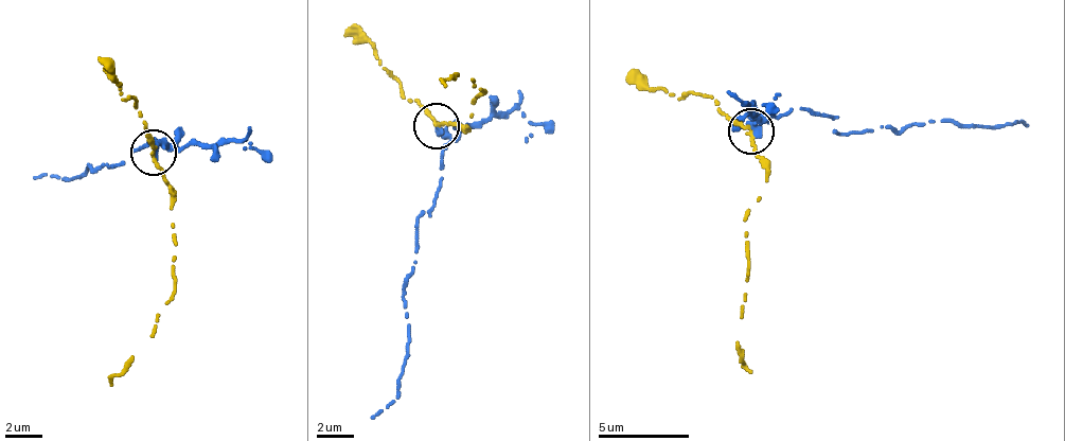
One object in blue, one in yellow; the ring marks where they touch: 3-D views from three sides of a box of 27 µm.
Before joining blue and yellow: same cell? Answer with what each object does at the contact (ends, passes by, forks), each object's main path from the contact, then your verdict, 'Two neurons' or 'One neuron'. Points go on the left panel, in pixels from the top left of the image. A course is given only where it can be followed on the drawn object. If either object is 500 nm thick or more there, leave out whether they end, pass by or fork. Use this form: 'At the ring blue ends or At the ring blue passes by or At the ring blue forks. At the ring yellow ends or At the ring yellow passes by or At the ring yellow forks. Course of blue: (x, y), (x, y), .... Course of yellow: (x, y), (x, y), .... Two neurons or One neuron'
At the ring blue ends. At the ring yellow passes by. Course of blue: (156, 154), (162, 143), (156, 140), (141, 145), (113, 166), (87, 165), (81, 175), (64, 177), (33, 176). Course of yellow: (152, 153), (172, 196), (177, 246), (176, 292), (109, 387). Two neurons

